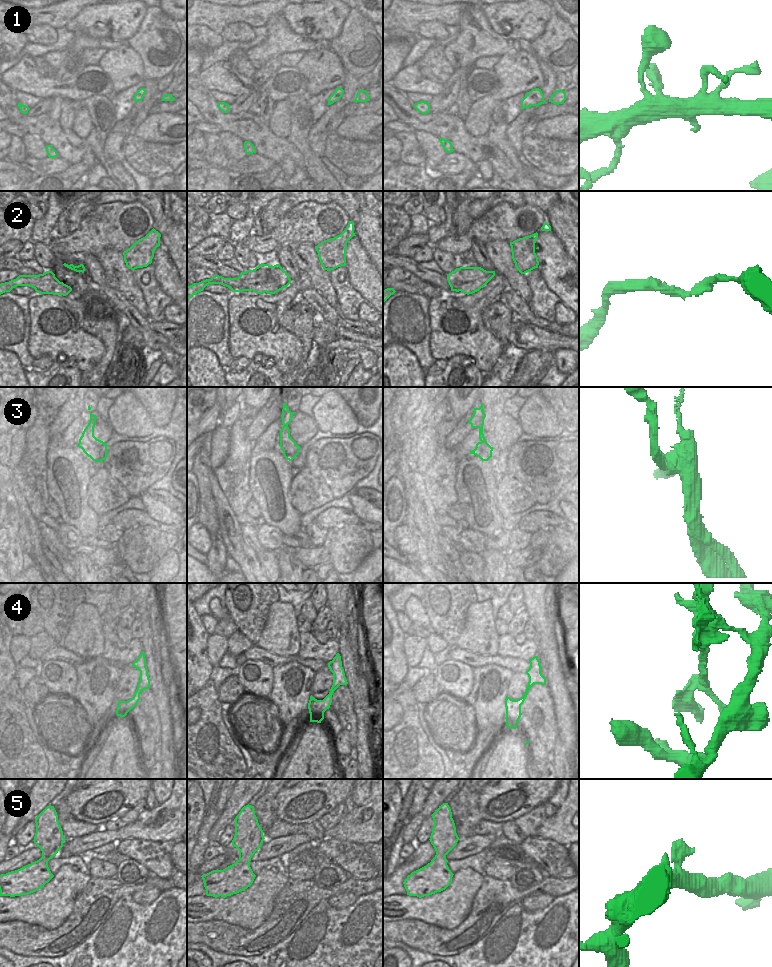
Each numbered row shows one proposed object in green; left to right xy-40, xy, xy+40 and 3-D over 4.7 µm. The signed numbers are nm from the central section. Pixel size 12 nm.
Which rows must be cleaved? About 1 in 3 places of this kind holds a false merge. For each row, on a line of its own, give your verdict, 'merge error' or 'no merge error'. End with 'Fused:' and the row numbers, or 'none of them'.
1: no merge error
2: no merge error
3: merge error
4: no merge error
5: no merge error
Fused: 3

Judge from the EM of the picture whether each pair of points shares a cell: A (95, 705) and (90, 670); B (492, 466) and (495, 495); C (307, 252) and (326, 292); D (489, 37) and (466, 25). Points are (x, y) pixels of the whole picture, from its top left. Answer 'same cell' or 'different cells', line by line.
A: same cell
B: different cells
C: same cell
D: same cell

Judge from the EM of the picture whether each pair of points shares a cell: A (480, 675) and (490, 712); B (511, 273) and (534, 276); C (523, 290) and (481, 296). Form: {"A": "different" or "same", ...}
{"A": "same", "B": "different", "C": "different"}

